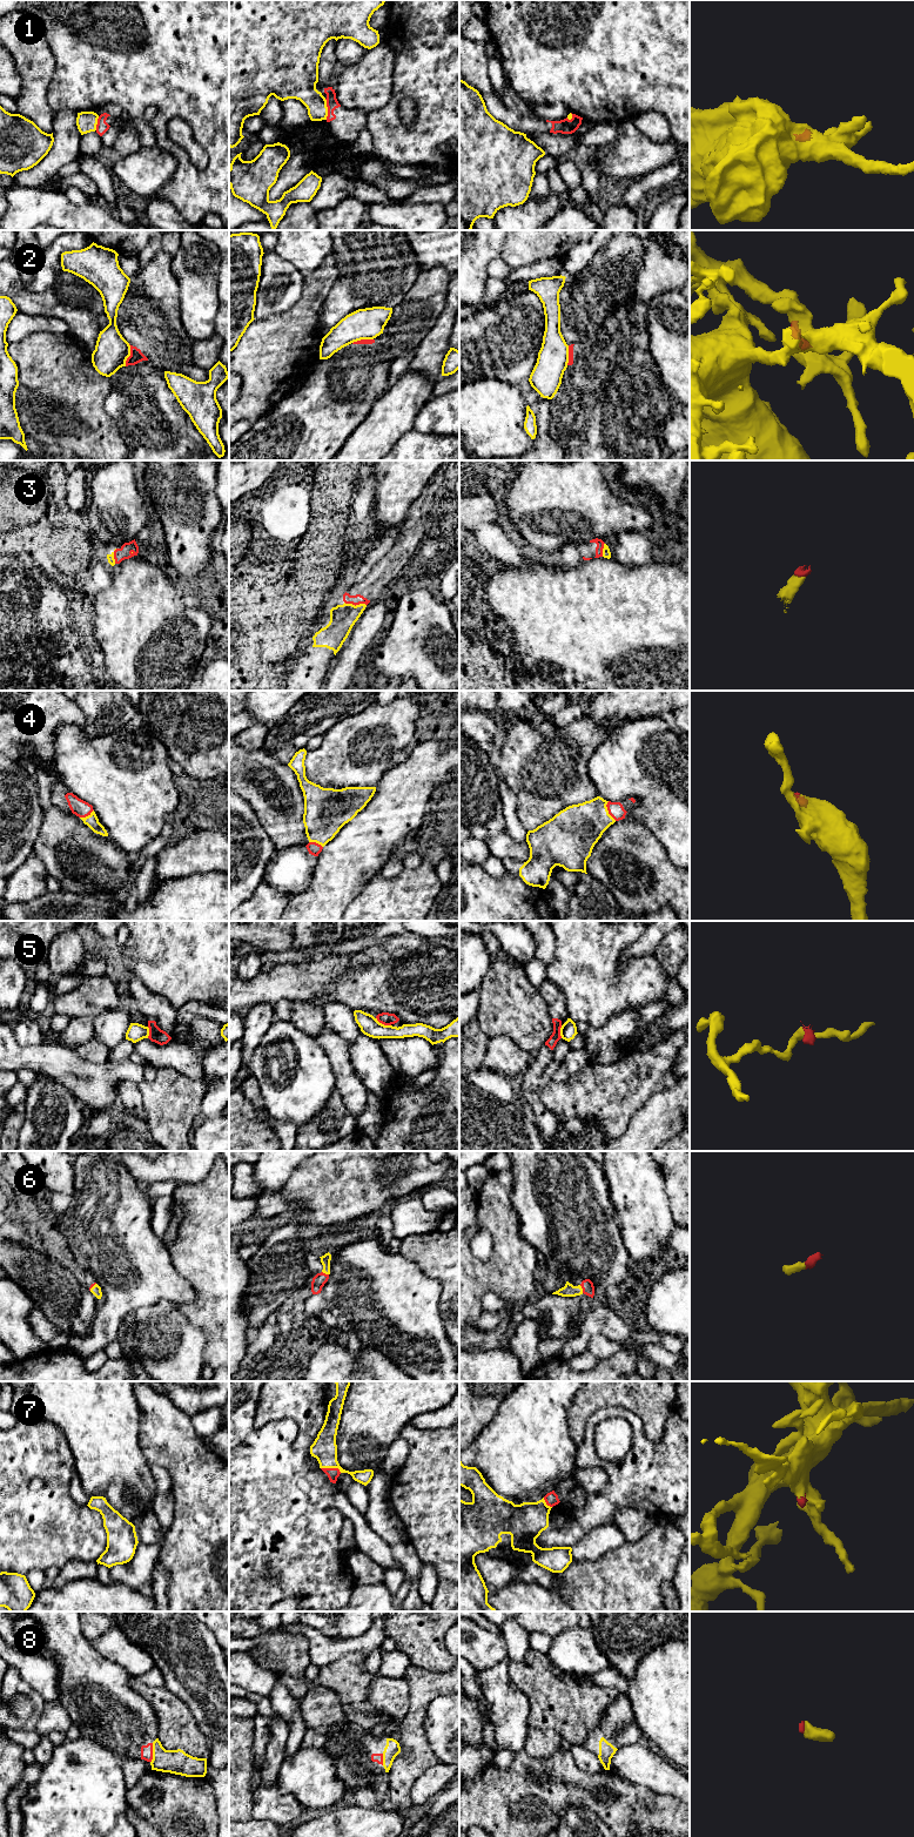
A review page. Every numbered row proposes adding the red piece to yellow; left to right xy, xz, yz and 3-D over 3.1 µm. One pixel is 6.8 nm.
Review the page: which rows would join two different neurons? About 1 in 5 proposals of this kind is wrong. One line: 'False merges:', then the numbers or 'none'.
False merges: 1, 2, 5

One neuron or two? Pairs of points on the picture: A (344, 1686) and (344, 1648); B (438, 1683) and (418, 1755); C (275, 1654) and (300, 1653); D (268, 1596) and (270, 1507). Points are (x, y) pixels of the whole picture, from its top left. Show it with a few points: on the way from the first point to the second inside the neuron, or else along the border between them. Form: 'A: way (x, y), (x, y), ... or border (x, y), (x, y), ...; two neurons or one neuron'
A: border (367, 1654), (350, 1652), (321, 1668); two neurons
B: way (421, 1701), (416, 1711), (416, 1737); one neuron
C: way (281, 1653), (294, 1653); one neuron
D: way (255, 1574), (255, 1529); one neuron

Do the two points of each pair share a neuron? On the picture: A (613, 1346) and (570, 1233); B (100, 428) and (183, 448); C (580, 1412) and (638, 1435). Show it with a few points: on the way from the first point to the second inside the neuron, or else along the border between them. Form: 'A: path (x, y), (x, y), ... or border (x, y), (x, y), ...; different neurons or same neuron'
A: border (586, 1345), (595, 1333), (603, 1333), (624, 1348); different neurons
B: border (105, 409), (115, 422), (128, 448); different neurons
C: border (617, 1405), (602, 1407), (589, 1418), (582, 1441); different neurons

